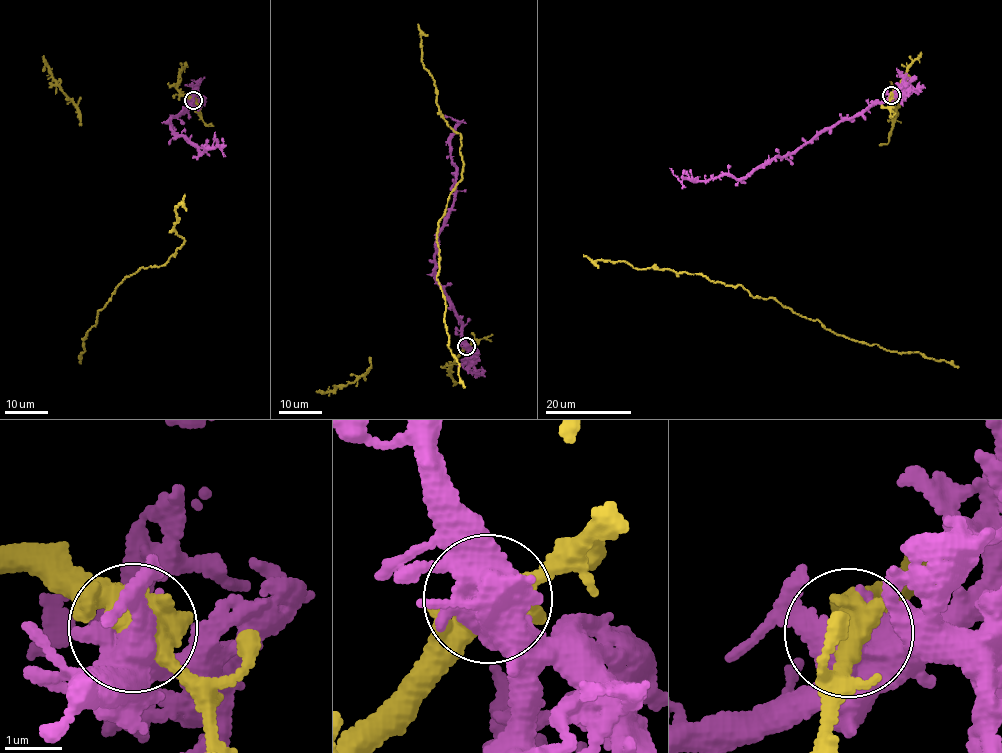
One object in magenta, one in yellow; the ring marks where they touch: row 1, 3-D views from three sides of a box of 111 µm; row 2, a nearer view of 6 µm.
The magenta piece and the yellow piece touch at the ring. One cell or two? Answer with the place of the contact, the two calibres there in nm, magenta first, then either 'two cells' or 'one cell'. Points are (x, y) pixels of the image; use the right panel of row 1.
place (891, 95); calibres 440 and 500 nm; two cells

